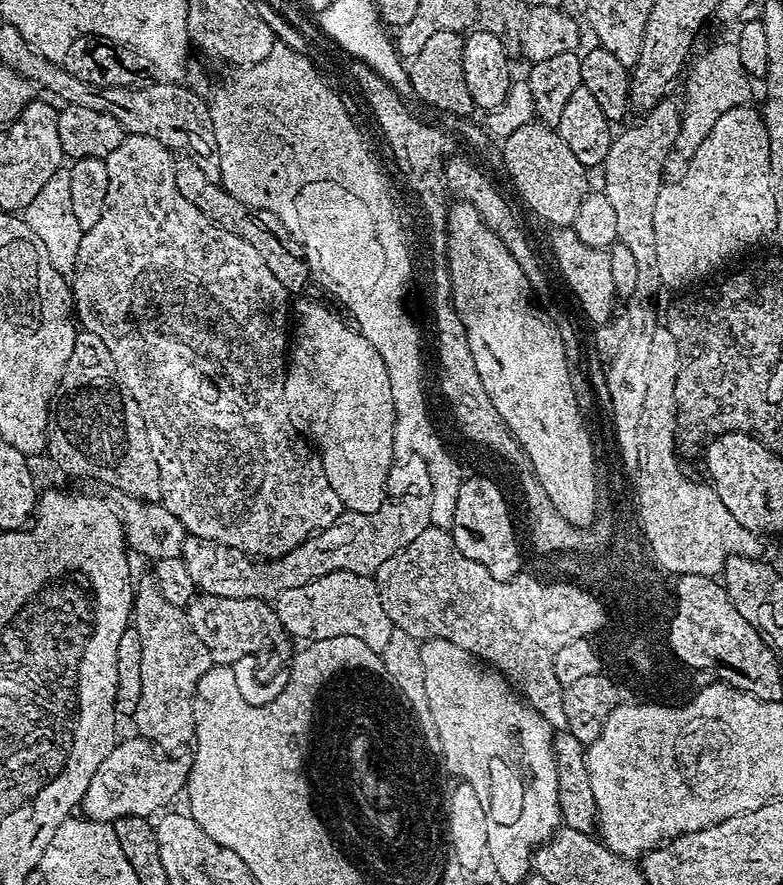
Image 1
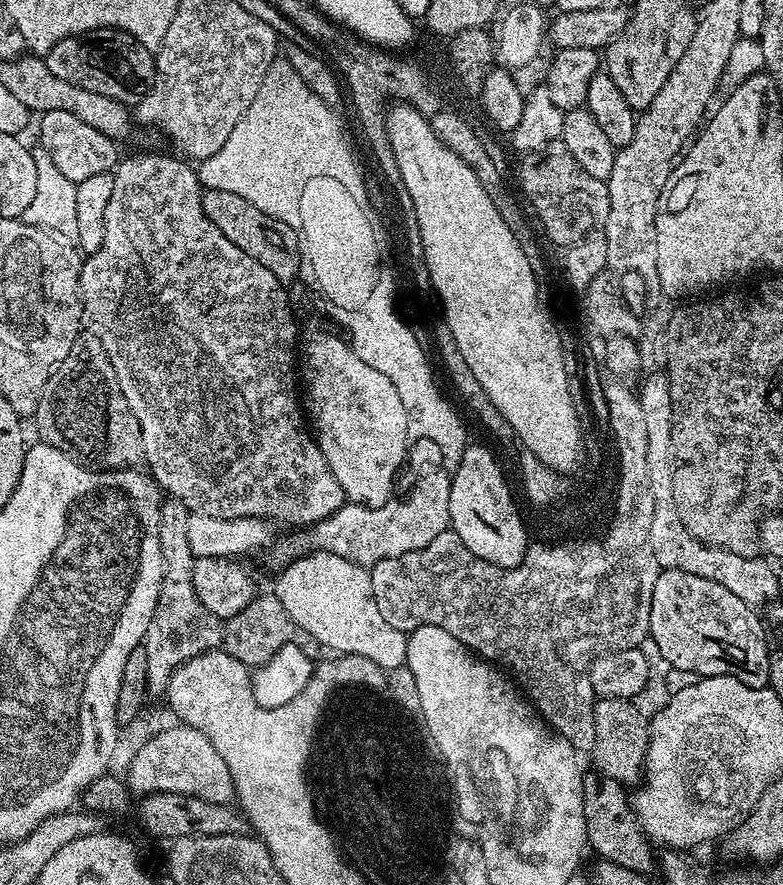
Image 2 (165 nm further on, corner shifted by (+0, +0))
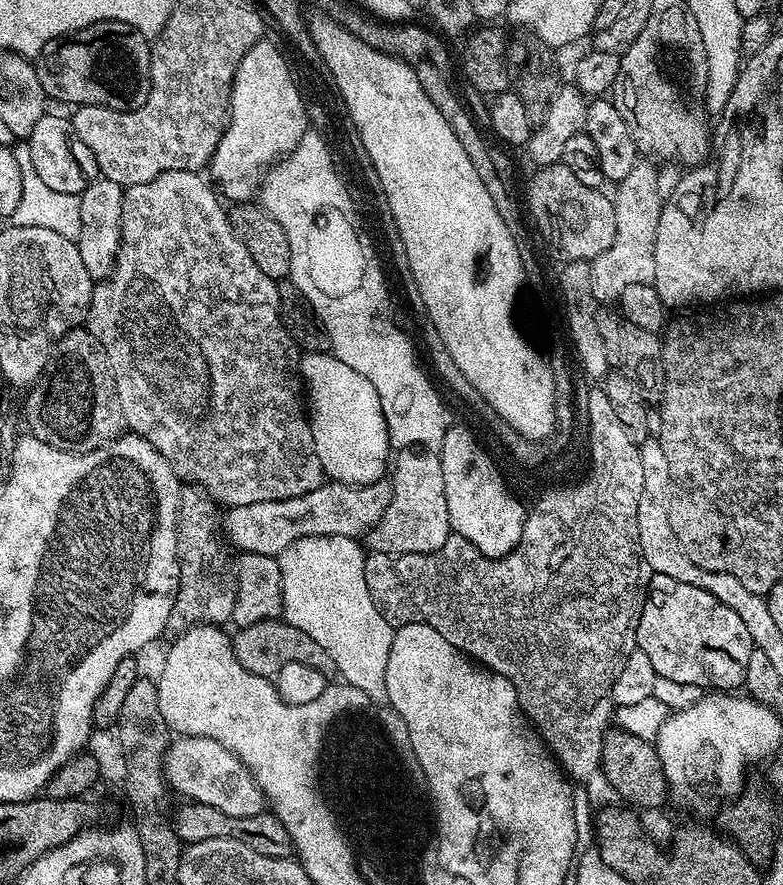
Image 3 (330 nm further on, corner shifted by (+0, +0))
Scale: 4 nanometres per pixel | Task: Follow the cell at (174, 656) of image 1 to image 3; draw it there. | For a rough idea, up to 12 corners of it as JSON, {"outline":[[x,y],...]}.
{"outline":[[180,489],[178,594],[167,631],[232,619],[233,593],[208,573],[211,516],[201,489]]}

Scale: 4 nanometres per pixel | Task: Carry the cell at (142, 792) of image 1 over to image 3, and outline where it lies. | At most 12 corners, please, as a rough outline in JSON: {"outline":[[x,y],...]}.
{"outline":[[205,736],[164,753],[169,789],[231,816],[259,816],[252,771]]}

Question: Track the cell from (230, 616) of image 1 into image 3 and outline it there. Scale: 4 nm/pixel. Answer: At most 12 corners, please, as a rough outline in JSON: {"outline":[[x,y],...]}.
{"outline":[[283,618],[237,627],[234,658],[275,678],[290,662],[325,674],[330,654]]}

